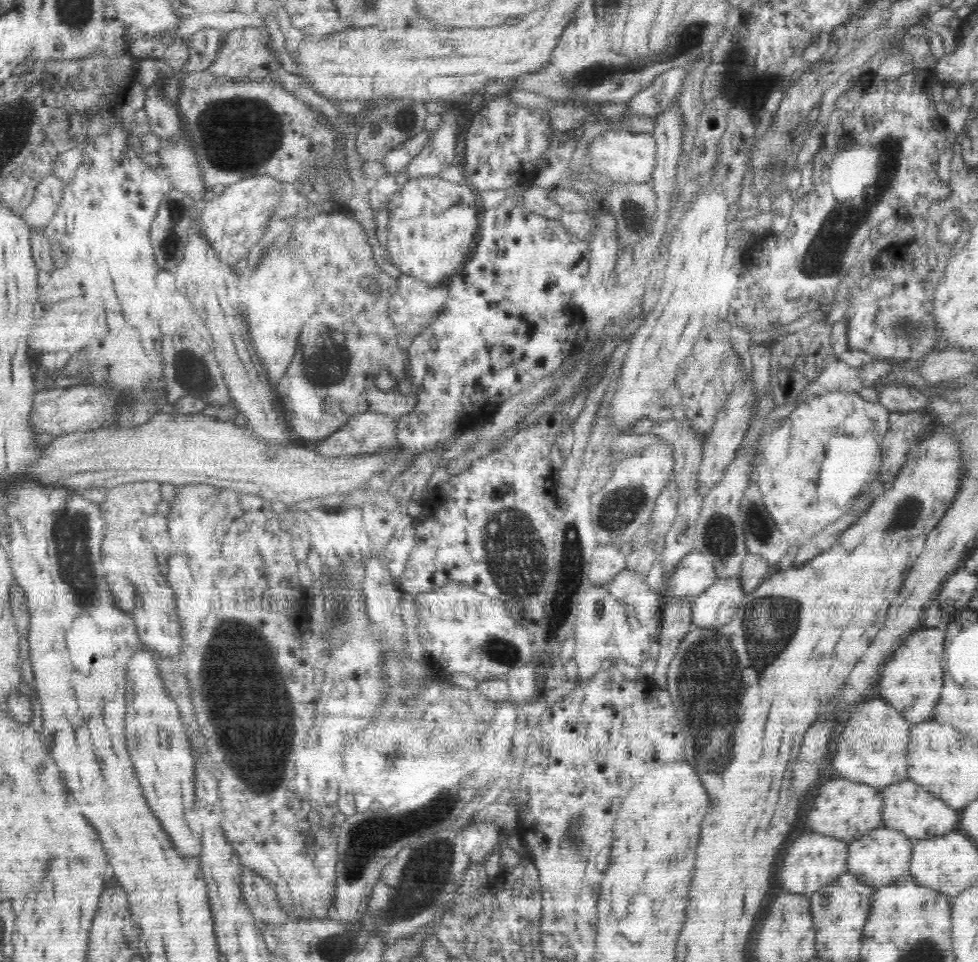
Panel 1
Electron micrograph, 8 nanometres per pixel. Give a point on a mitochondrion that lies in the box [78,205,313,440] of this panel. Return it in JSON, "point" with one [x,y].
{"point":[189,370]}

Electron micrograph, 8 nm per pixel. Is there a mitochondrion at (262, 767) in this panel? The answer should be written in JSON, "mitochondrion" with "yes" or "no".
{"mitochondrion":"yes"}

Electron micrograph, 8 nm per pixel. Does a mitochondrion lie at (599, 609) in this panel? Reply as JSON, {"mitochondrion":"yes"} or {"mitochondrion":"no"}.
{"mitochondrion":"no"}

